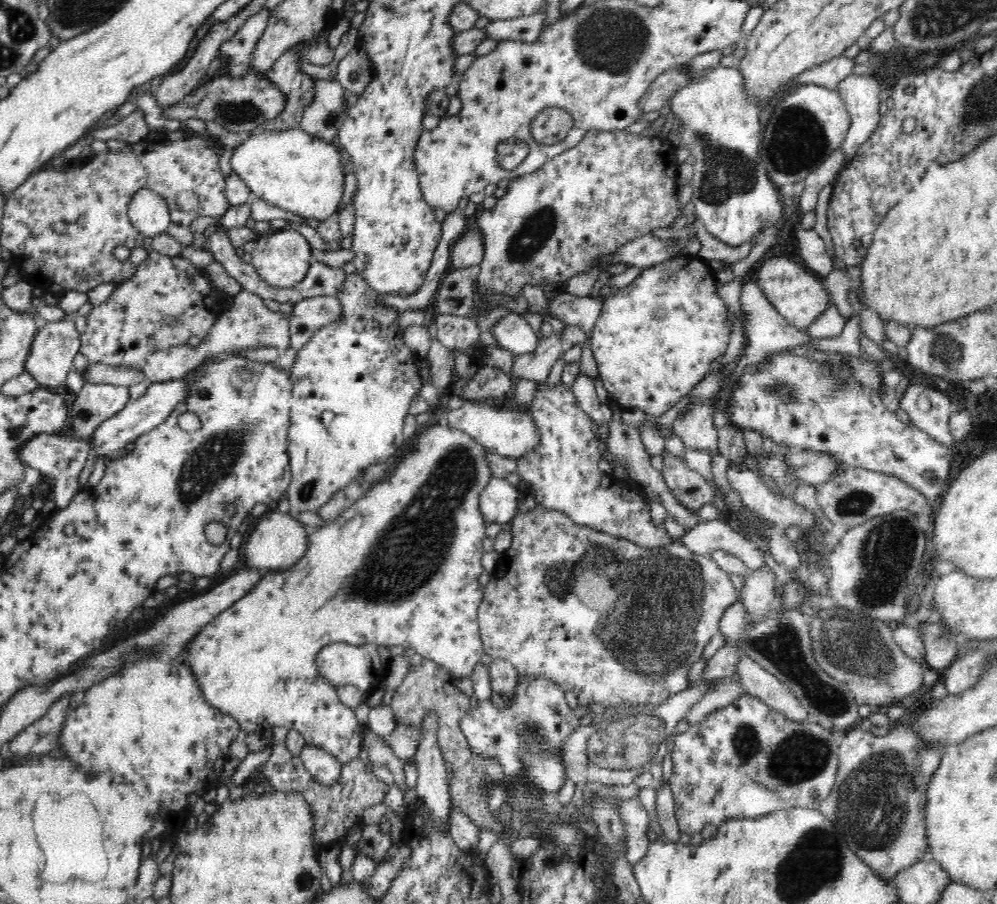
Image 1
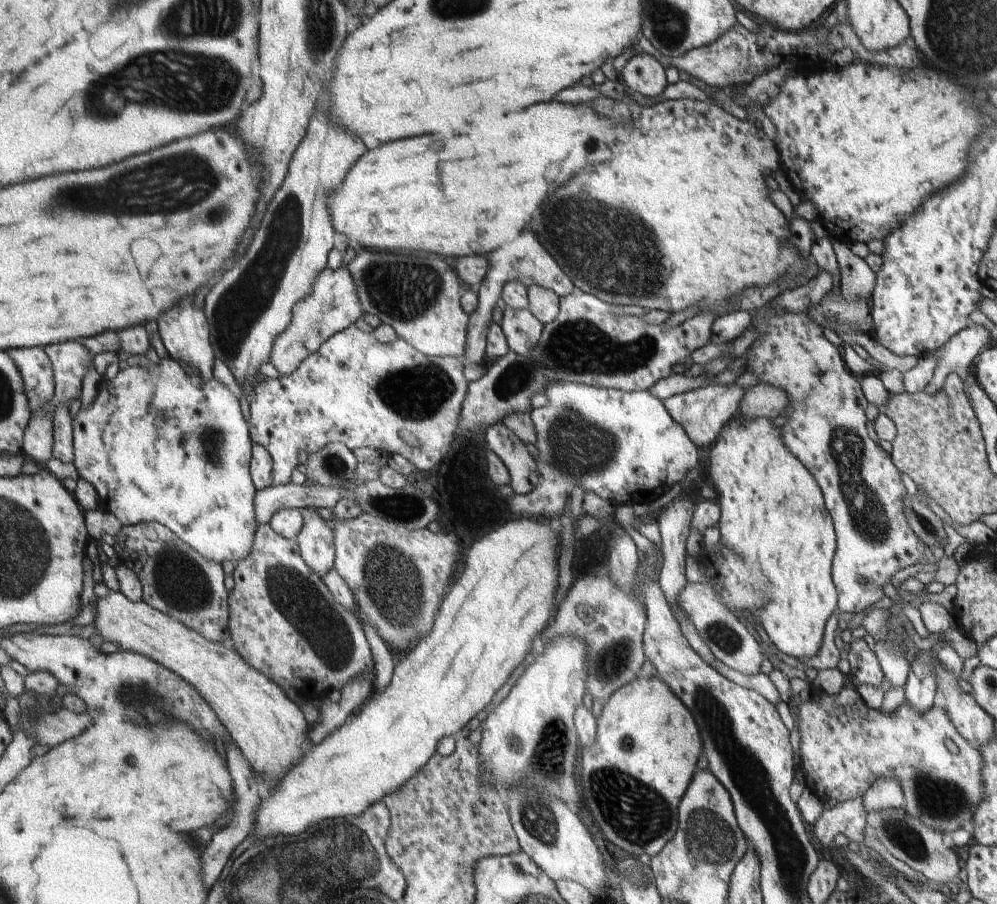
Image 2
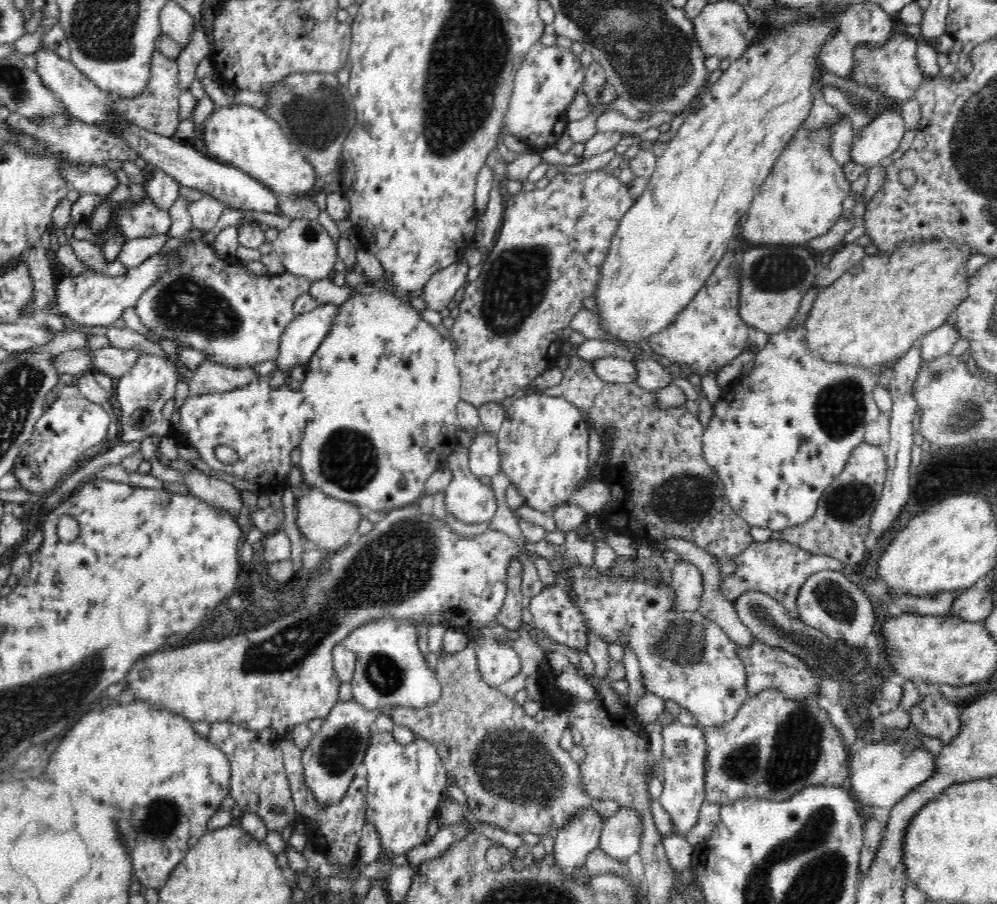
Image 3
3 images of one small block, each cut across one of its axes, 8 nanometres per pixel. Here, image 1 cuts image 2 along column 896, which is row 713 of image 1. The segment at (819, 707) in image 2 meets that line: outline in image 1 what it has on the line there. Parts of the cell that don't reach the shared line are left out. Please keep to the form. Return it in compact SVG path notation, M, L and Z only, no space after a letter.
M745 692L740 695L732 704L718 708L714 712L710 712L703 722L698 725L691 726L686 733L676 735L670 741L672 752L668 754L667 766L668 771L665 779L672 788L672 795L674 795L674 812L678 823L680 832L693 835L700 833L706 824L714 824L719 827L724 821L730 819L748 817L749 819L756 819L761 816L766 816L770 812L776 812L780 809L788 808L810 808L818 809L819 804L832 792L835 784L837 771L839 767L839 744L841 741L840 734L835 731L826 730L818 724L812 722L793 722L786 716L779 714L776 710L769 708L768 705L760 698L752 696Z

